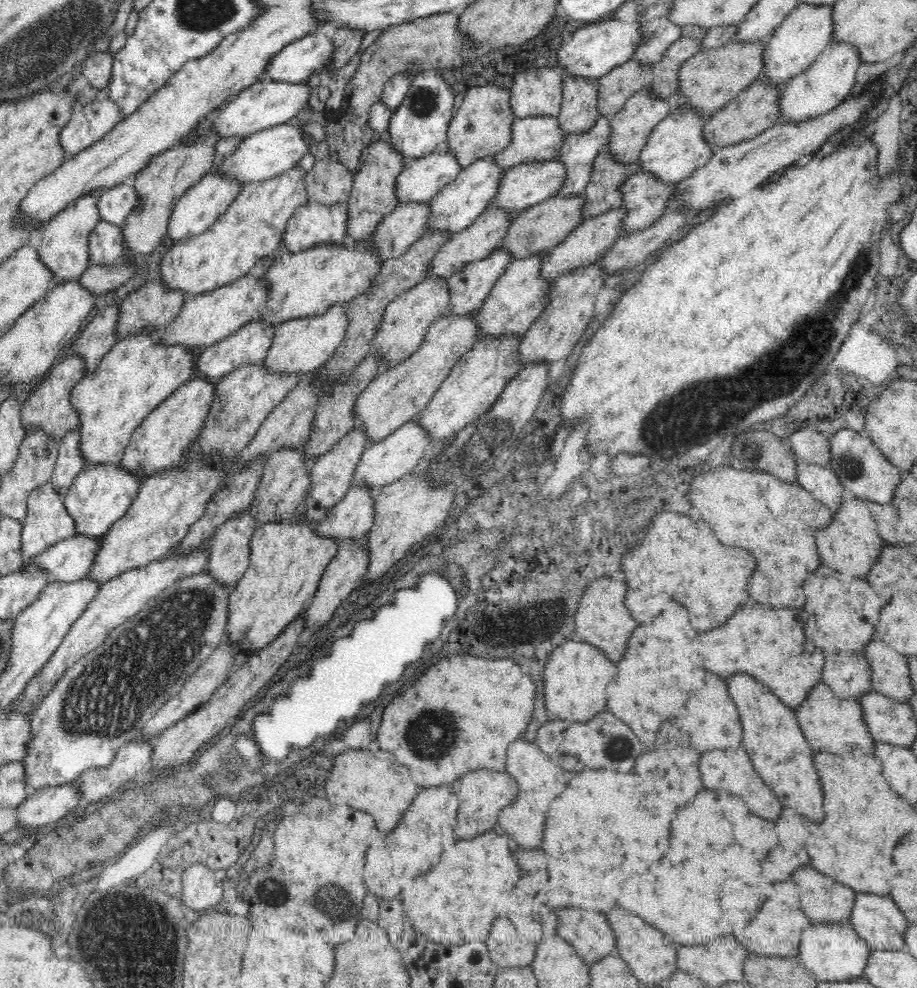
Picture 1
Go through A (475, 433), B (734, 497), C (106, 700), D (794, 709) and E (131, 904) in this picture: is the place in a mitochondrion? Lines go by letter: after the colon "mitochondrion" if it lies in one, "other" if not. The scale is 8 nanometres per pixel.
A: mitochondrion
B: other
C: mitochondrion
D: other
E: other

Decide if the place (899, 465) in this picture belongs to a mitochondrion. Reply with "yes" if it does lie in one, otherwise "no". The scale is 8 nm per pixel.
no

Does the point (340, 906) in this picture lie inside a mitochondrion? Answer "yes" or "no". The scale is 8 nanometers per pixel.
yes

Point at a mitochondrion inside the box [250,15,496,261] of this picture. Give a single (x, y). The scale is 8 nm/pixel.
(424, 101)

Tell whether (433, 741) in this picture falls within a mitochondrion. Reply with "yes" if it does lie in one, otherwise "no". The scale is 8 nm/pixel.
yes

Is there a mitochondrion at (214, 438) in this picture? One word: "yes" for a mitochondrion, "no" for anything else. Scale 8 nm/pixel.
yes

